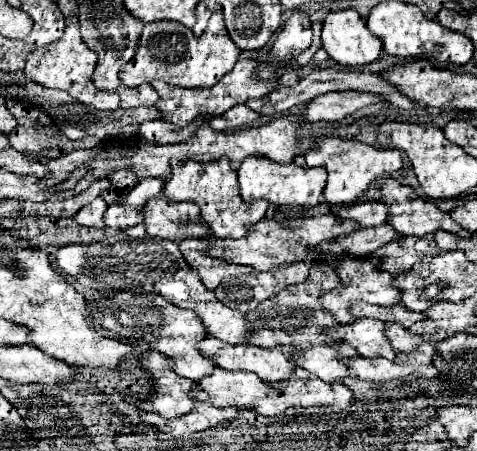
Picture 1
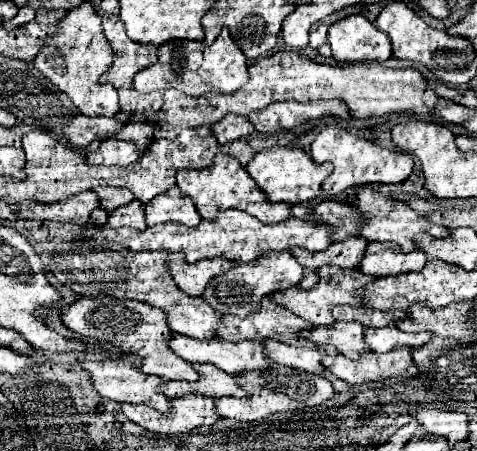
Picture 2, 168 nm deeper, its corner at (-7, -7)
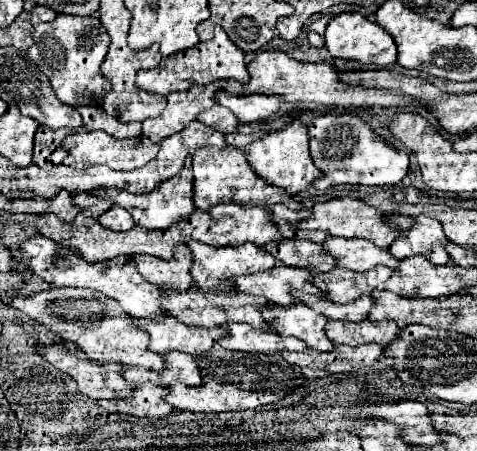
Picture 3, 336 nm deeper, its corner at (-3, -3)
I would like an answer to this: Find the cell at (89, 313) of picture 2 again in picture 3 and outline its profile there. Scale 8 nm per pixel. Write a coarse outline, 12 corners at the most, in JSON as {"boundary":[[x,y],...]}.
{"boundary":[[103,292],[3,298],[93,362],[163,368]]}

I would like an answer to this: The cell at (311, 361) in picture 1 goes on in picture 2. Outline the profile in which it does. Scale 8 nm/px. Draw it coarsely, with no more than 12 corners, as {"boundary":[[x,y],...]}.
{"boundary":[[267,340],[275,364],[325,374],[317,350]]}

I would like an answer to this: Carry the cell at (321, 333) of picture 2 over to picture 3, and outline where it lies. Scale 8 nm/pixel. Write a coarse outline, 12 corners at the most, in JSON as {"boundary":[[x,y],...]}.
{"boundary":[[305,304],[265,306],[273,332],[295,336],[317,352],[335,348],[323,336],[327,318]]}

